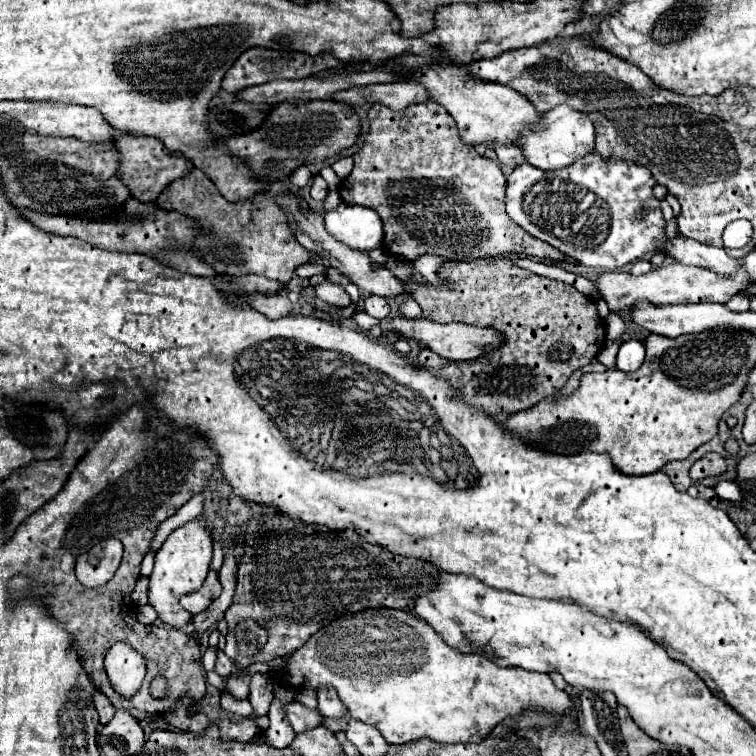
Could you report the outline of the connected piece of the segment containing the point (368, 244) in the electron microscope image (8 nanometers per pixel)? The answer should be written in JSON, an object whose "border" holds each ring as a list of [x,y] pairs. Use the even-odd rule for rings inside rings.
{"border":[[[339,204],[325,214],[325,228],[335,240],[361,252],[383,246],[383,222],[379,214],[367,206]]]}

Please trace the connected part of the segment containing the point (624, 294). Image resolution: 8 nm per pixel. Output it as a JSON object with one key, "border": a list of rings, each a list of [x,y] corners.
{"border":[[[665,262],[661,268],[655,268],[643,276],[633,276],[629,272],[601,272],[595,280],[593,286],[599,292],[599,296],[607,302],[611,312],[619,312],[625,308],[635,306],[637,302],[651,302],[655,306],[665,306],[665,304],[689,304],[689,302],[719,302],[725,304],[731,296],[741,292],[751,280],[747,278],[745,272],[737,272],[733,276],[719,276],[715,272],[709,272],[699,266],[683,266],[679,262]]]}

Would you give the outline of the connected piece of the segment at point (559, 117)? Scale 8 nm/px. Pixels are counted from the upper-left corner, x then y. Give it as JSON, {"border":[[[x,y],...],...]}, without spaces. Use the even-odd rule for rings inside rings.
{"border":[[[555,106],[553,110],[543,114],[539,126],[523,134],[519,148],[523,150],[525,160],[531,166],[541,170],[559,170],[583,158],[587,152],[593,152],[593,140],[595,140],[595,128],[593,122],[587,118],[587,114],[571,110],[569,106]]]}

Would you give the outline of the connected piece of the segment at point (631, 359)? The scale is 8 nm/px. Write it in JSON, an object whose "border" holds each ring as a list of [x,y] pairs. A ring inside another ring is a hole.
{"border":[[[625,340],[617,354],[615,368],[621,372],[635,372],[645,360],[645,346],[639,340]]]}

